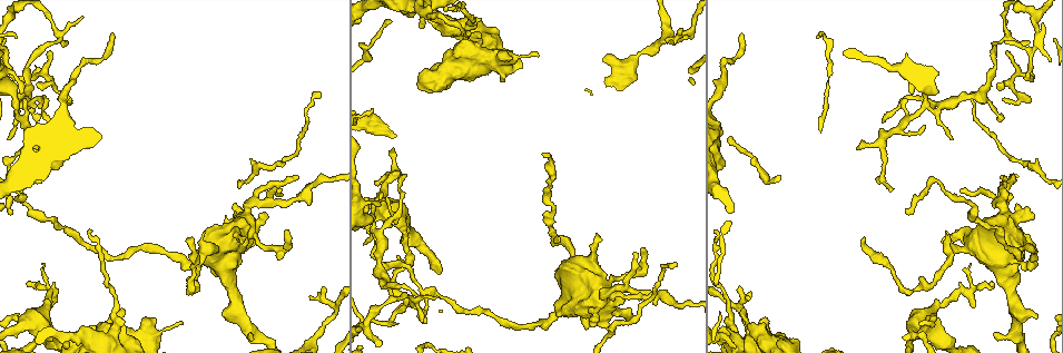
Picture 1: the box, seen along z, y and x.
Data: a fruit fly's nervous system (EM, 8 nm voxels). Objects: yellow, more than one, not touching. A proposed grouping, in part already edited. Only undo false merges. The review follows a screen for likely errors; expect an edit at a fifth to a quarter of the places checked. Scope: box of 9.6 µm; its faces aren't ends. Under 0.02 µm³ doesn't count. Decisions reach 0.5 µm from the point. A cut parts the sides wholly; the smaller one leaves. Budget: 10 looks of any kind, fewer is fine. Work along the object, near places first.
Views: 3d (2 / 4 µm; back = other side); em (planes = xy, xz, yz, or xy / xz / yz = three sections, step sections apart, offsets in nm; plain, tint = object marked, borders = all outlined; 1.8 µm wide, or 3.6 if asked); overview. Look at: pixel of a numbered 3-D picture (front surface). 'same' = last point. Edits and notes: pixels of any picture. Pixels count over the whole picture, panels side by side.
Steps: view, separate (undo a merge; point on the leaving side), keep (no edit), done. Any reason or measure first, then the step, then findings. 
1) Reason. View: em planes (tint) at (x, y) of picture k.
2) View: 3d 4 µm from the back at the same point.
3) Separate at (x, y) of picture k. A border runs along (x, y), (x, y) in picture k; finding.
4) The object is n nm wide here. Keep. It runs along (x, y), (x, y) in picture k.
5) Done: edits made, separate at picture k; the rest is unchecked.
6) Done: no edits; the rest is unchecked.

View: 3d 2 µm at (905, 292) of picture 1.

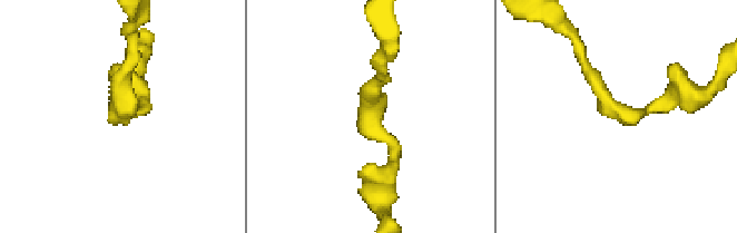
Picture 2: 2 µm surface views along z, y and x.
Shape alone is not enough. View: em planes (plain) at (122, 114) of picture 2.

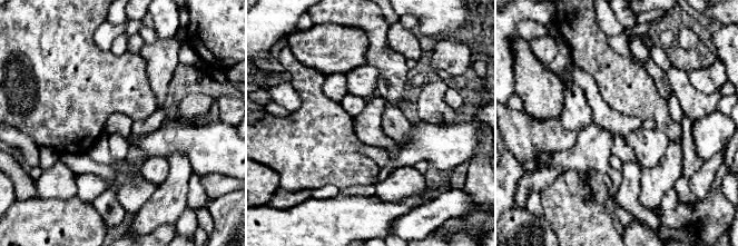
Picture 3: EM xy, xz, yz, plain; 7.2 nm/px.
View: em planes (tint) at the same point.

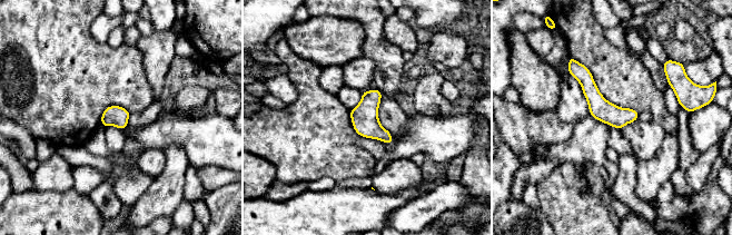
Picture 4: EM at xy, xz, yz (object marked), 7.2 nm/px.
Keep. It runs along (574, 65), (612, 115), (634, 117) in picture 4; all the same neuron.

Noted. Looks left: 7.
Sudden change in width. View: 3d 2 µm at (258, 244) of picture 1.

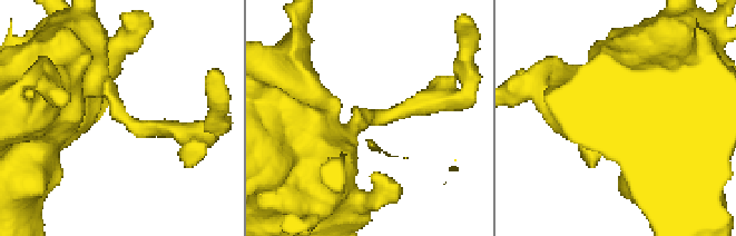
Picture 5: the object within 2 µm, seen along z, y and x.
View: em yz step 16 (tint) at (120, 116) of picture 5.

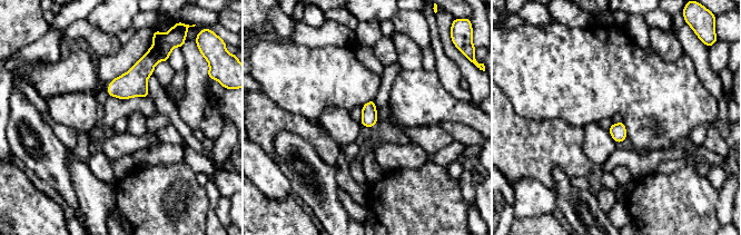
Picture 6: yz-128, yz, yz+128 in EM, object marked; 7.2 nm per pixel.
Keep. One neuron here.

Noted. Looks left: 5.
Calibre changes. View: 3d 4 µm at (151, 339) of picture 1.

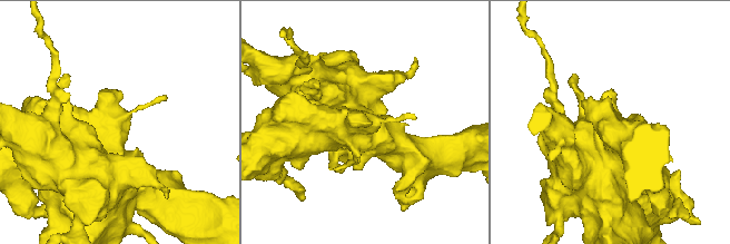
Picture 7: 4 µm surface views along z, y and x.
View: em 3.6 µm xy step 4 (tint) at (114, 123) of picture 7.

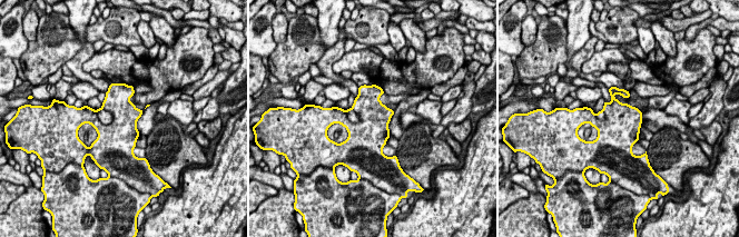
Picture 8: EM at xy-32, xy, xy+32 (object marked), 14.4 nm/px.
The object is 600 nm wide here. Separate at (110, 136) of picture 8. A border runs along (95, 110), (104, 124), (112, 121) in picture 8; a second neuron is stuck on.

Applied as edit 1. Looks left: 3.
Done: edits made, separate at picture 8; the rest is unchecked.

